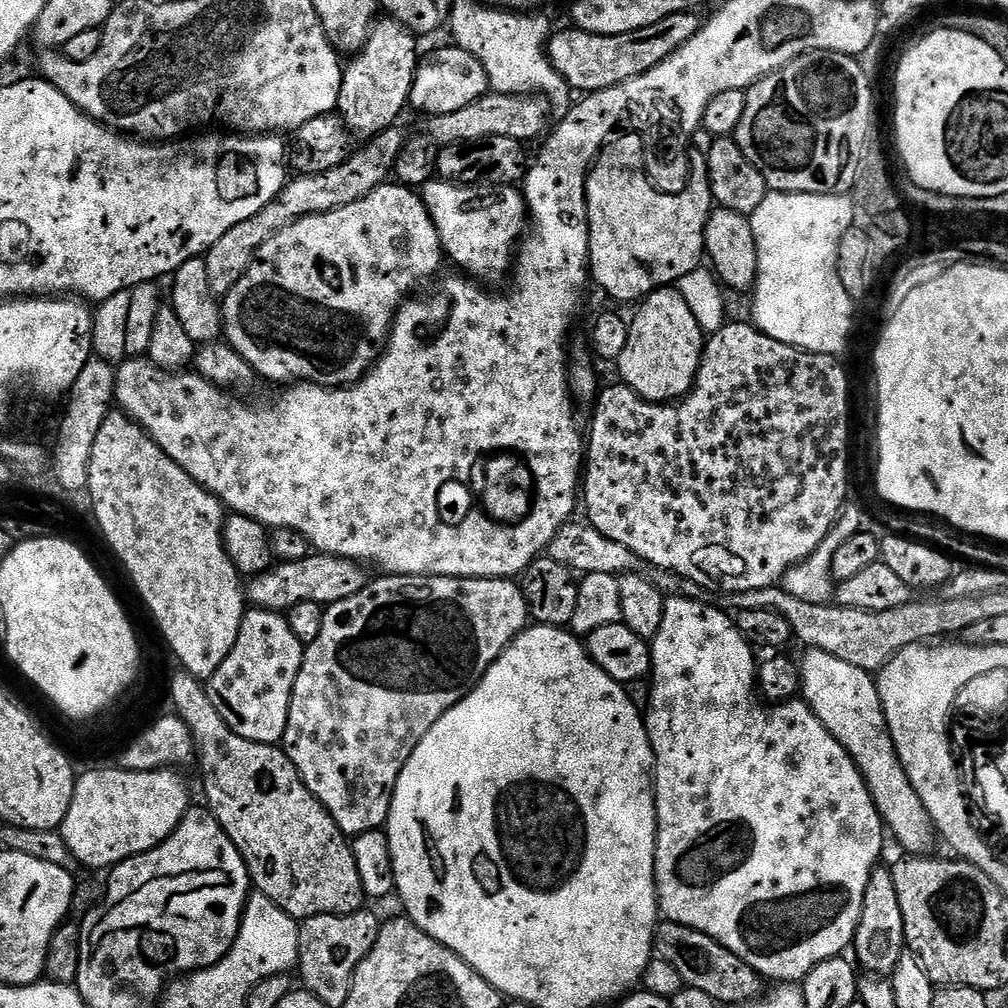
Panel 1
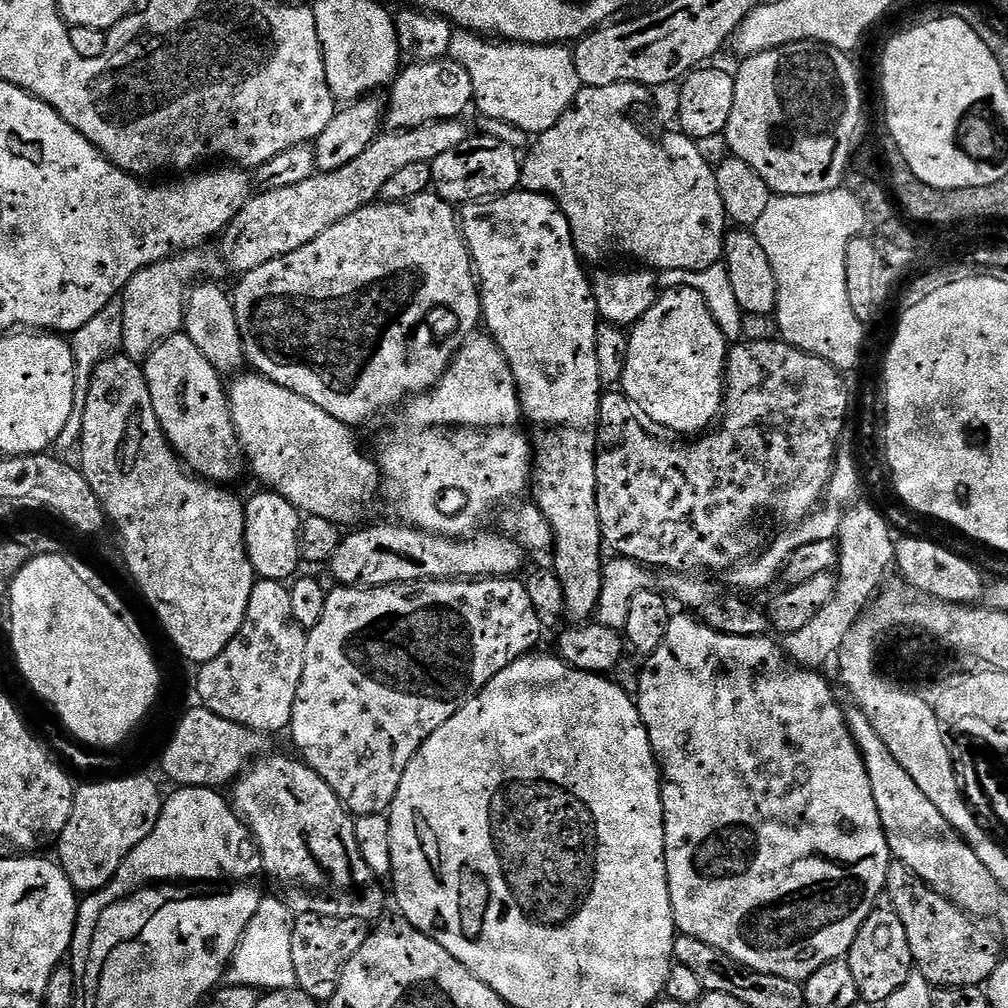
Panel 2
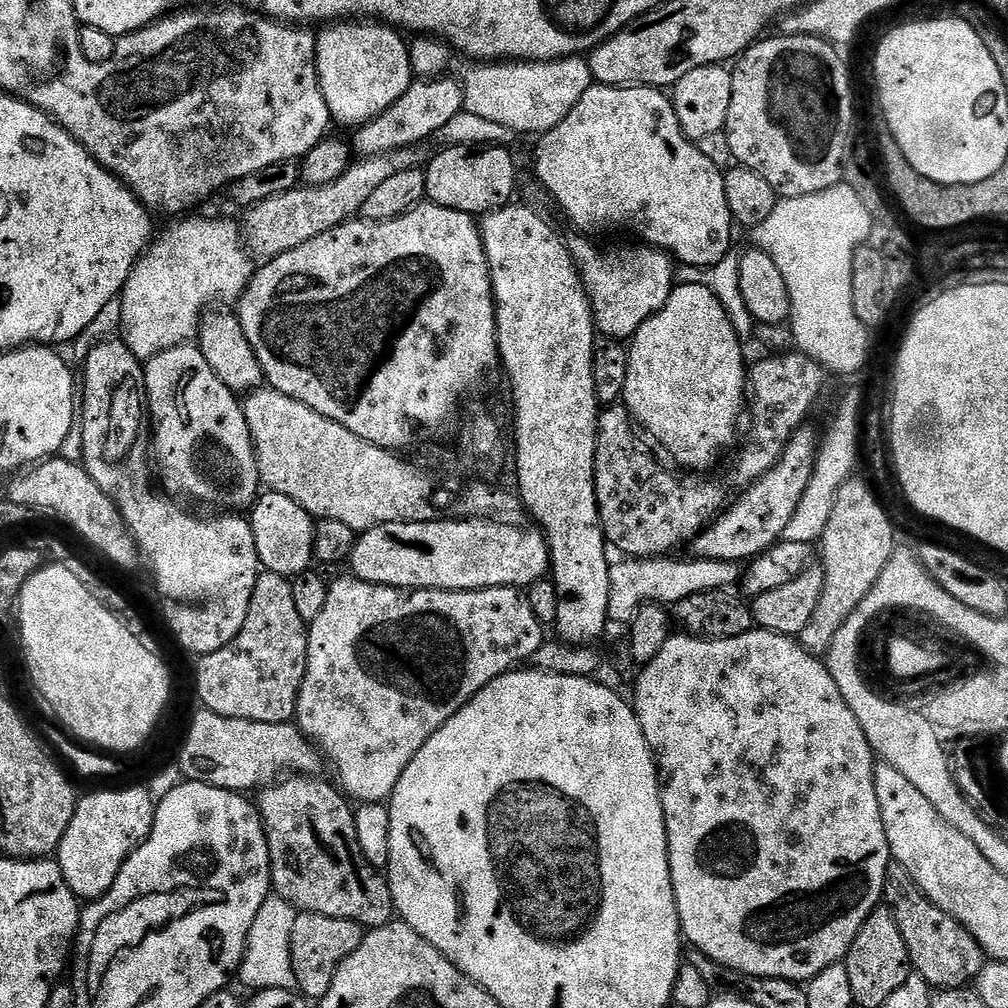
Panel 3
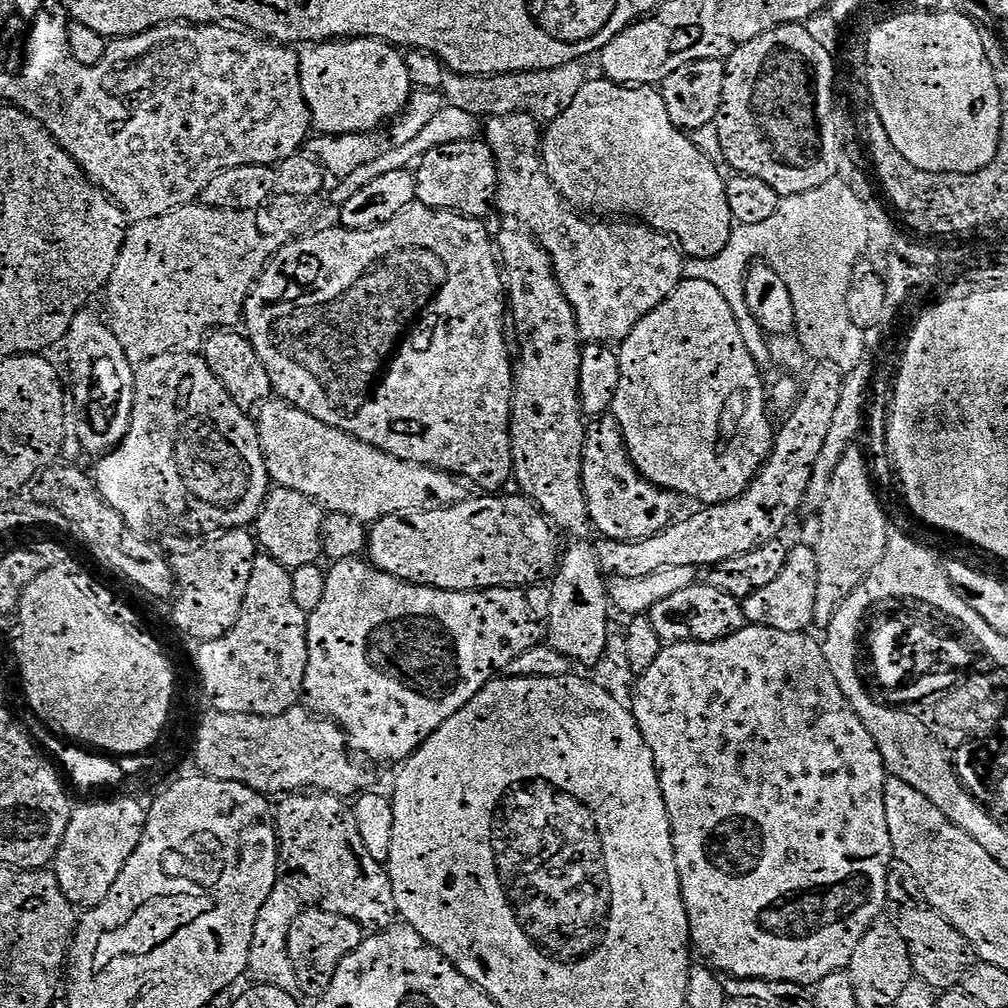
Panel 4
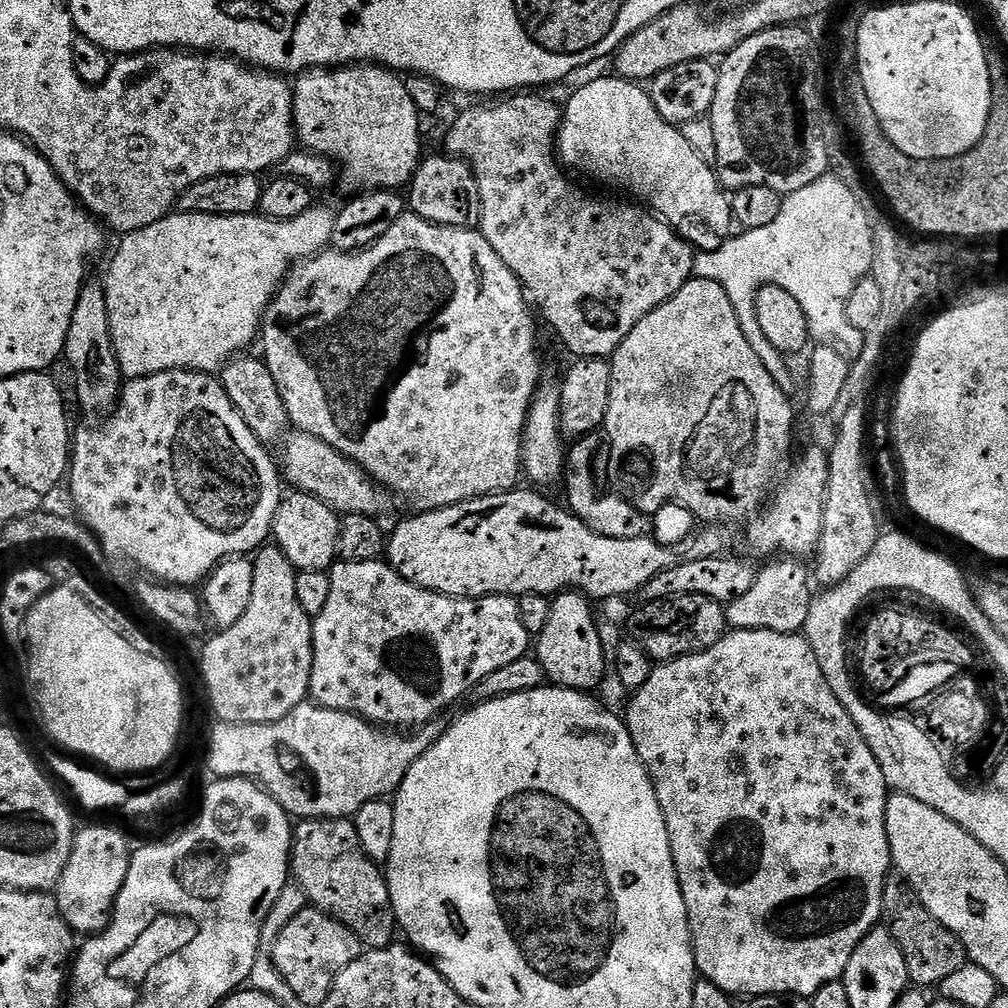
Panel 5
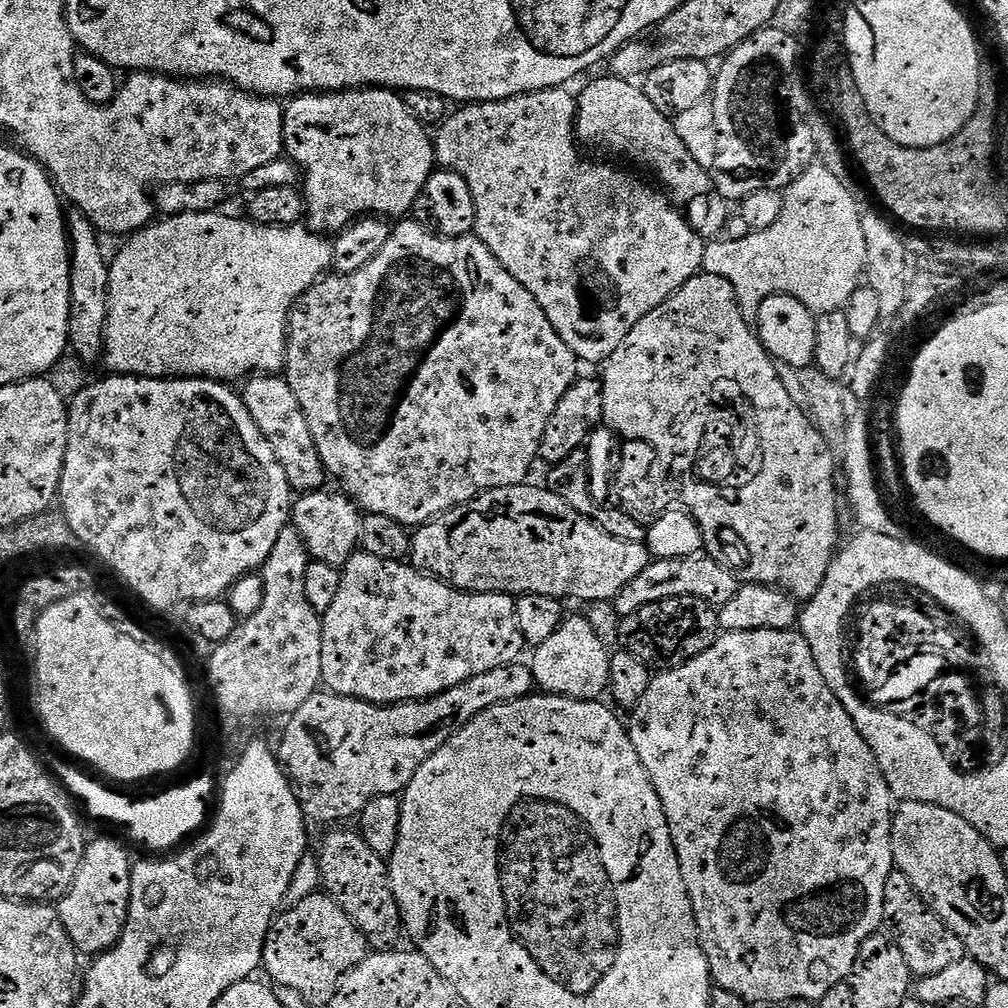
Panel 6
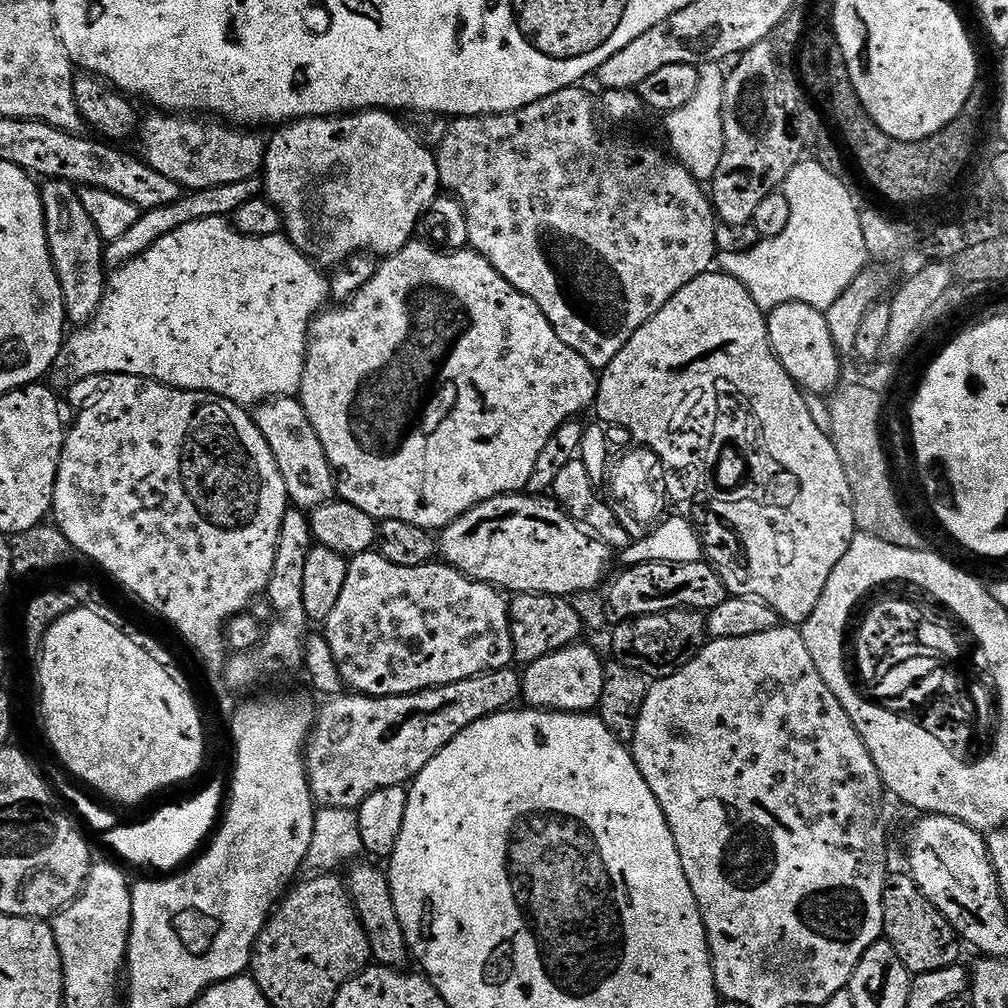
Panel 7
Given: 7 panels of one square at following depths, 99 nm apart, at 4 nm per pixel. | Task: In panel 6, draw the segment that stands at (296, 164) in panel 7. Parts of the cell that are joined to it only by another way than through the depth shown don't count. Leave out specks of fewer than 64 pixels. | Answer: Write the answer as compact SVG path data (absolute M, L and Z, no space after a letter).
M349 88L347 92L305 92L299 96L291 97L284 104L284 150L287 156L287 159L291 160L293 164L299 168L302 173L302 191L304 194L304 215L306 217L307 227L311 228L313 232L318 232L321 234L339 234L344 231L345 228L350 224L355 224L357 220L361 218L404 218L409 215L414 206L414 202L418 198L418 194L422 194L422 186L426 186L426 182L432 177L434 169L437 167L436 162L436 145L434 143L433 137L430 135L430 132L427 132L426 129L420 125L420 120L415 116L414 113L408 109L408 104L404 100L405 97L401 95L399 91L393 90L391 88Z

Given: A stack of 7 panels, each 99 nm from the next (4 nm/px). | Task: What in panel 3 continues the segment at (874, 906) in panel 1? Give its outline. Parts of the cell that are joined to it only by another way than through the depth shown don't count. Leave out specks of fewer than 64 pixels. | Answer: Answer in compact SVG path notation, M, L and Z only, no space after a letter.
M877 906L868 916L868 921L856 935L854 951L851 953L852 969L846 972L853 993L858 994L866 1003L883 1002L894 994L909 975L914 972L912 960L906 950L906 942L900 933L891 907Z

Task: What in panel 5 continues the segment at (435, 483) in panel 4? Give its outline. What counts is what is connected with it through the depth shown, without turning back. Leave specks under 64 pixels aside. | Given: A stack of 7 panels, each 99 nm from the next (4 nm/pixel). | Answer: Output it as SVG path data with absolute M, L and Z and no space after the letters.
M303 430L289 435L284 448L282 472L293 484L292 488L313 495L328 504L337 513L377 517L390 506L391 493L381 488L375 481L370 481L366 471L355 460L343 455L334 446L330 446L317 436Z

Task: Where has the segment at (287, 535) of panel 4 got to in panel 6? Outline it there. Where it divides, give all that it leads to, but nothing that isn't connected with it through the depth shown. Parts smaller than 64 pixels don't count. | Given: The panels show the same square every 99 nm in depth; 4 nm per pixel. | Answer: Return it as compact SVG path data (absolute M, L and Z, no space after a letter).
M323 488L303 493L293 503L292 524L303 538L313 559L340 568L359 549L364 516L351 496L339 491L328 491L329 489Z

